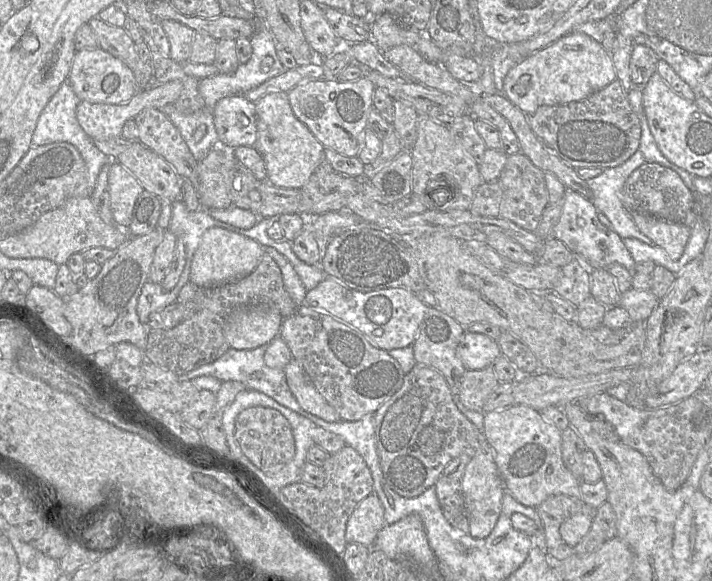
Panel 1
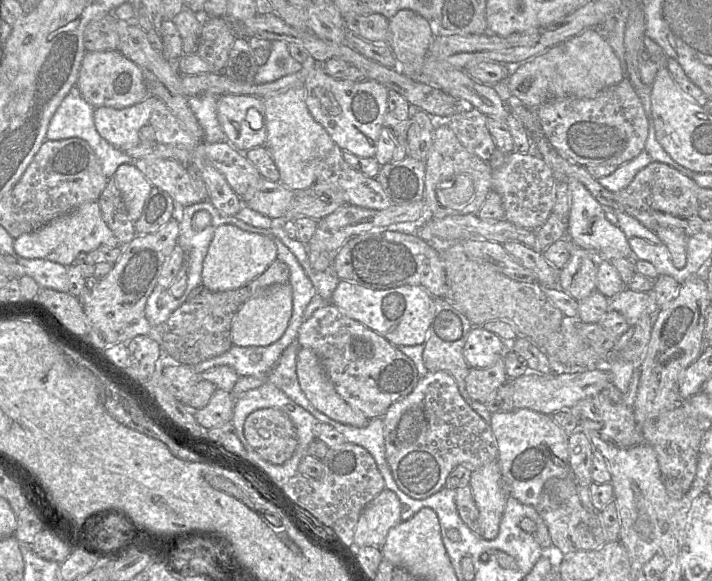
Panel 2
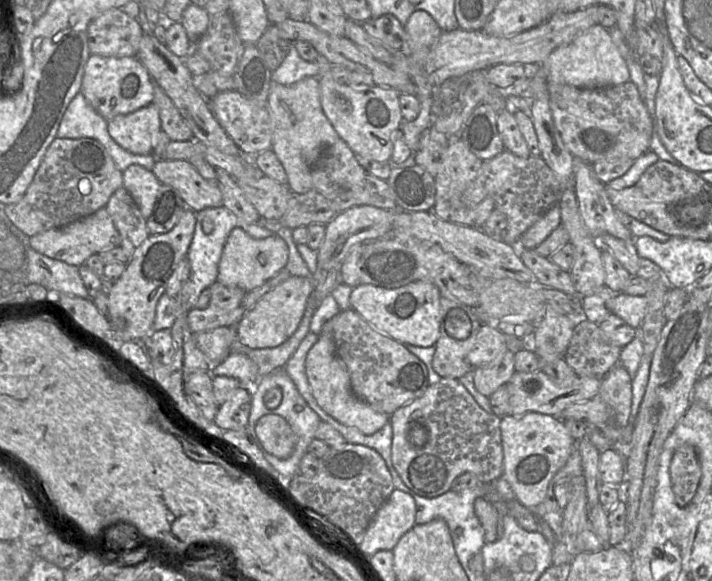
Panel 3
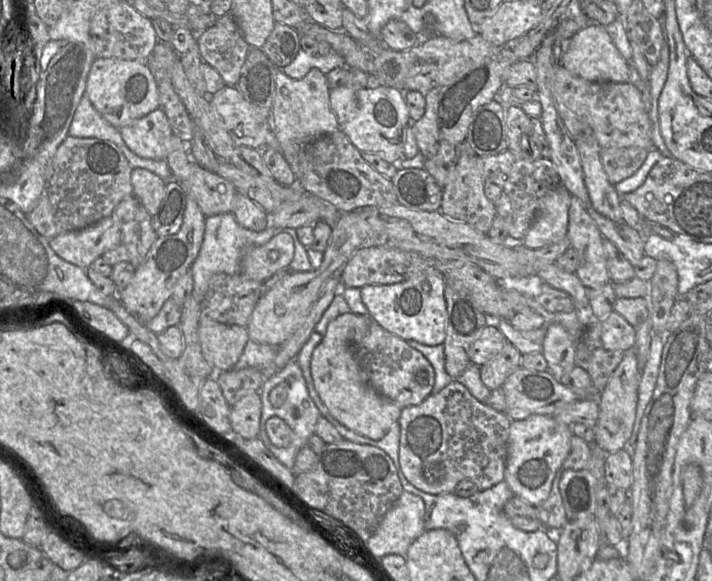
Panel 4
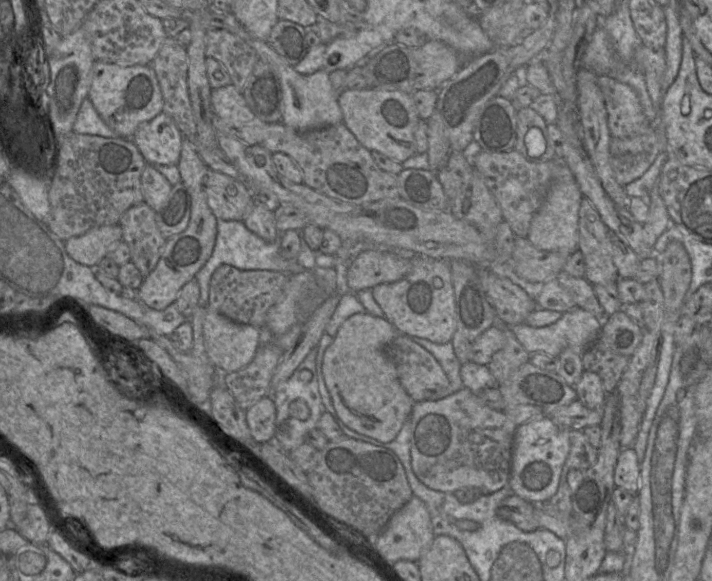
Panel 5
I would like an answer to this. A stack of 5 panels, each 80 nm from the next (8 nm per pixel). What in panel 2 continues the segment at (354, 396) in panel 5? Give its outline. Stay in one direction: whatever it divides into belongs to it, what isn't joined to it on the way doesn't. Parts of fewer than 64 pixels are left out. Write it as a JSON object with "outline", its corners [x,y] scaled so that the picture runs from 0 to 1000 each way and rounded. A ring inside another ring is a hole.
{"outline":[[[423,599],[417,611],[416,640],[420,663],[435,694],[462,719],[486,731],[511,735],[520,721],[499,707],[471,671],[447,613],[434,599]]]}

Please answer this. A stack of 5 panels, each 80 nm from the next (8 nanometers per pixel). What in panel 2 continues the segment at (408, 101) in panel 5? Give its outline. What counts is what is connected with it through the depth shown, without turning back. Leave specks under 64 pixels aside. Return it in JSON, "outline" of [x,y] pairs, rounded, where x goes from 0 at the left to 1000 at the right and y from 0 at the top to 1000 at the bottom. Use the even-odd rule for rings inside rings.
{"outline":[[[445,107],[427,153],[434,193],[473,251],[504,270],[525,272],[541,201],[546,194],[546,155],[539,146],[521,136],[504,143],[469,136],[456,126],[454,108]]]}

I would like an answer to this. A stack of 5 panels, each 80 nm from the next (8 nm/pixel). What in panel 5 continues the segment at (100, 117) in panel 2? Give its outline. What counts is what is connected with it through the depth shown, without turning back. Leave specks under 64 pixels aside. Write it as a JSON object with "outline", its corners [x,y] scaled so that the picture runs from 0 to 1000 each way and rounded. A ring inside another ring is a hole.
{"outline":[[[226,193],[194,217],[183,238],[206,282],[247,286],[260,241],[243,205]]]}

